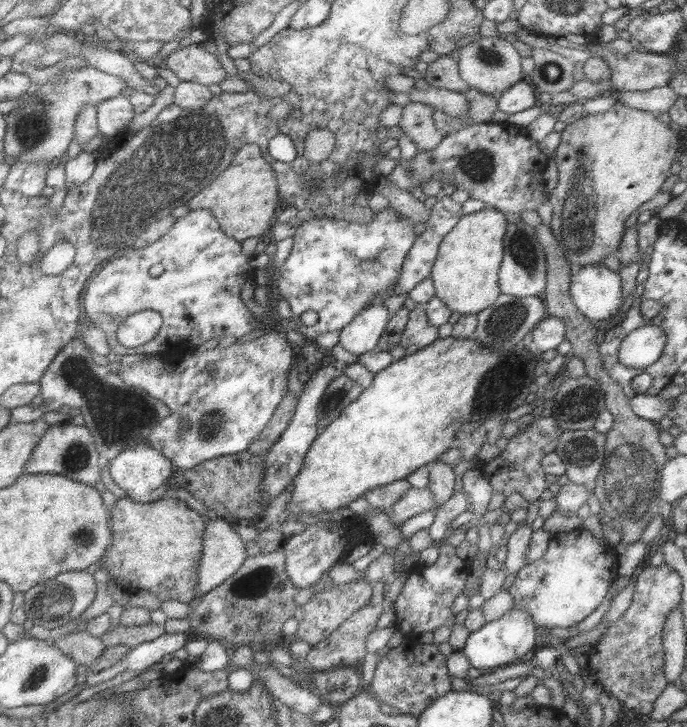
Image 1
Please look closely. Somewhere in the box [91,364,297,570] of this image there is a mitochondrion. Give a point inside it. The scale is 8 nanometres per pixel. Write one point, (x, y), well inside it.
(215, 419)

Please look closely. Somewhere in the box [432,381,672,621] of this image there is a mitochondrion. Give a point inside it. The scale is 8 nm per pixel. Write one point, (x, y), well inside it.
(629, 486)

